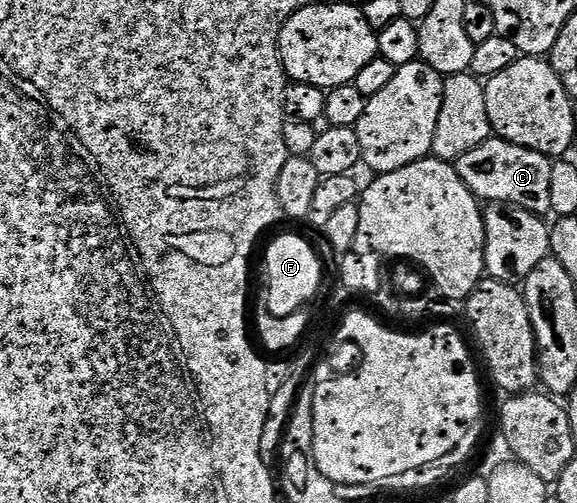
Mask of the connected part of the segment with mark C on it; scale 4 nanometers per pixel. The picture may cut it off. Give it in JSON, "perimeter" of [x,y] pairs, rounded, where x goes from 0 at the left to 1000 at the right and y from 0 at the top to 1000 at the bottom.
{"perimeter":[[[854,268],[835,286],[809,296],[790,314],[787,326],[811,378],[841,402],[903,408],[906,416],[938,427],[948,425],[957,414],[953,404],[957,320],[946,304],[893,288]]]}

